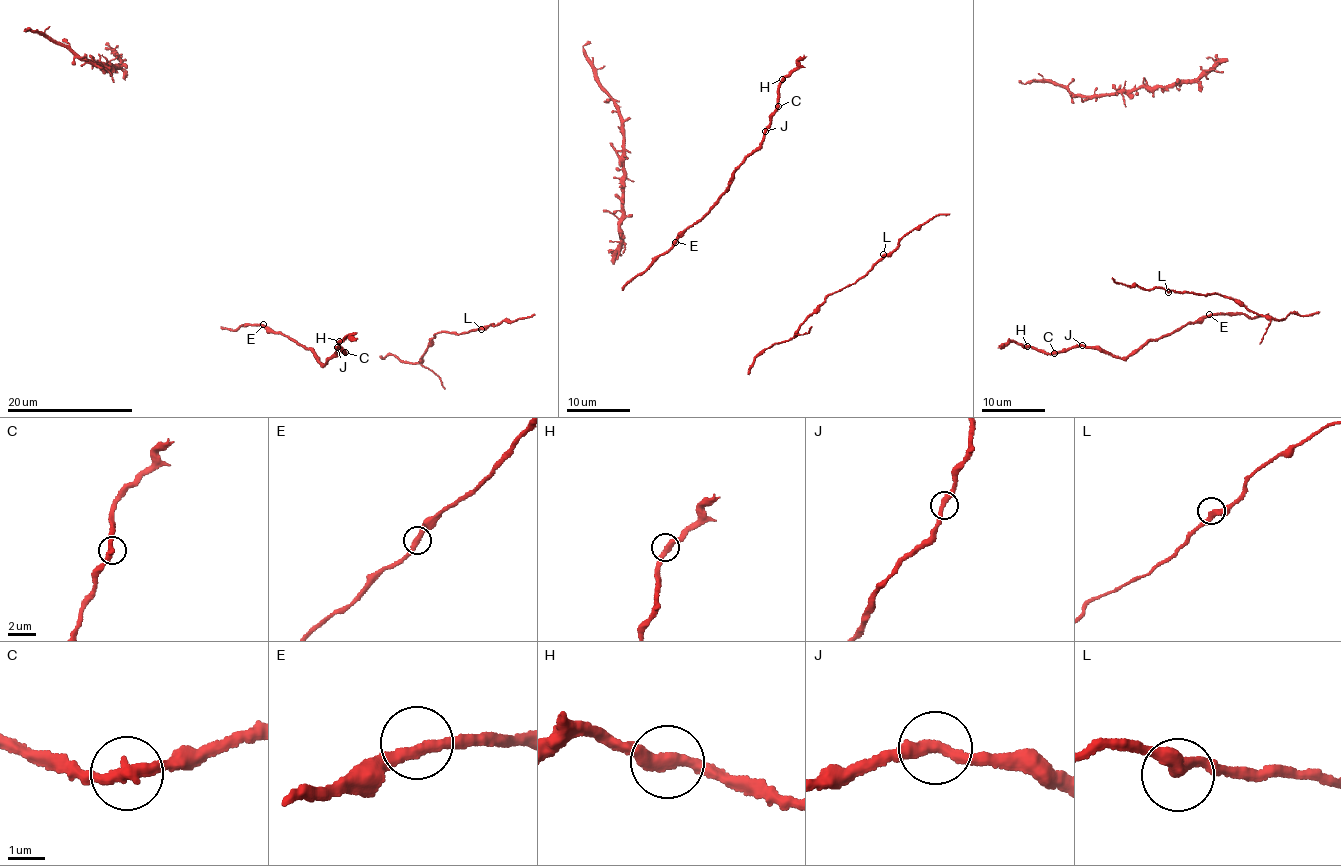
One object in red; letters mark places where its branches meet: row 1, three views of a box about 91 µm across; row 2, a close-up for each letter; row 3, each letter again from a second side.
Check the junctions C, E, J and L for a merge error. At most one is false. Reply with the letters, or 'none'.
none

